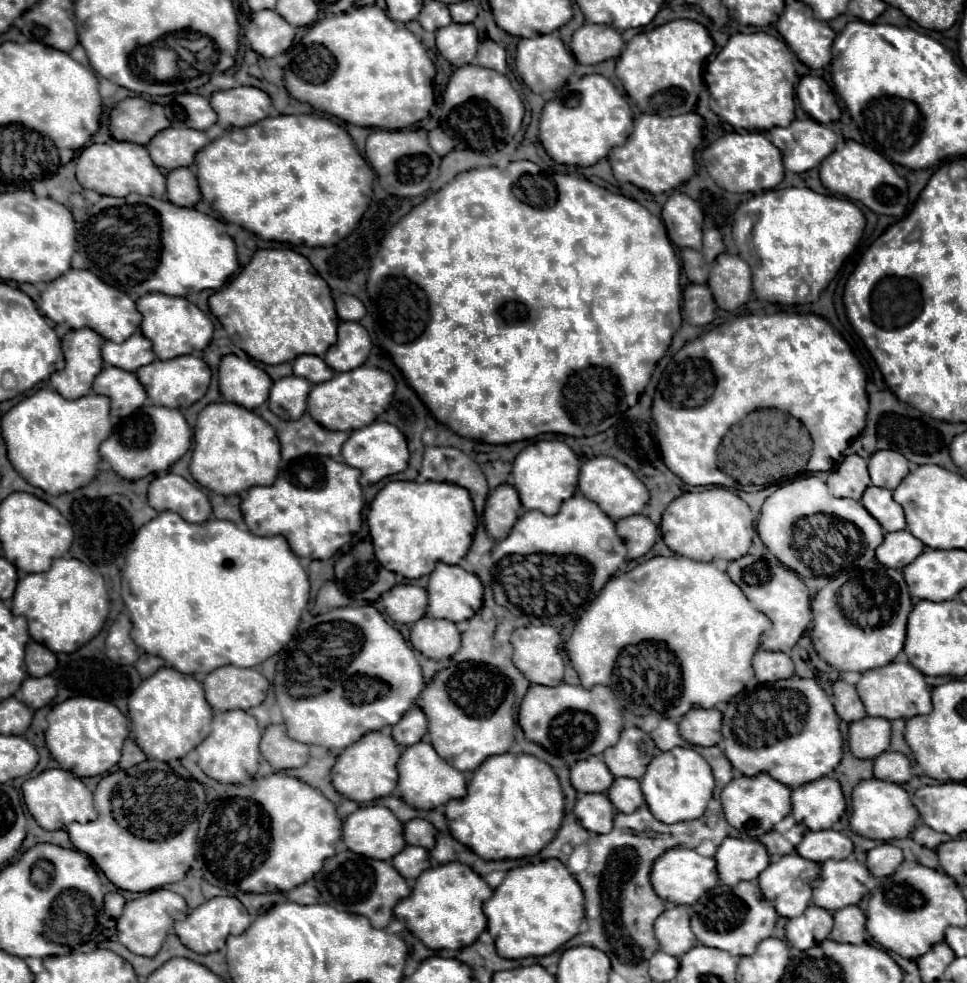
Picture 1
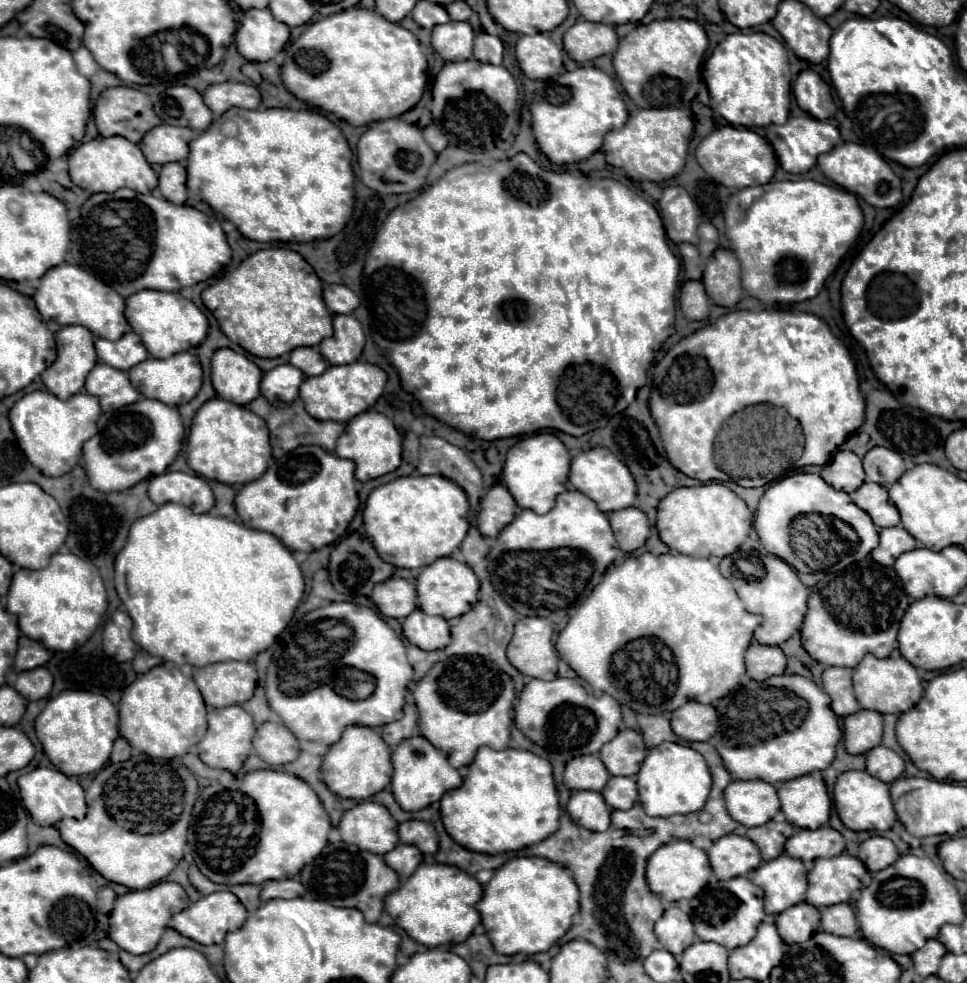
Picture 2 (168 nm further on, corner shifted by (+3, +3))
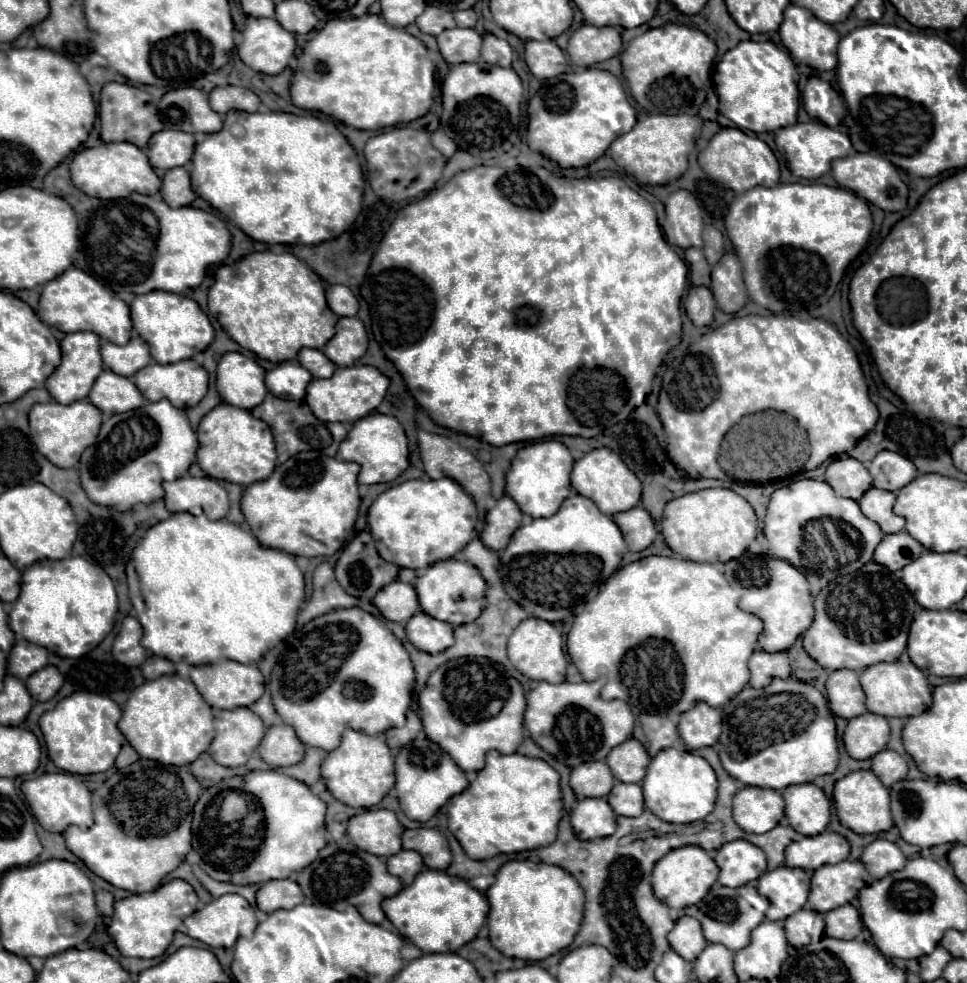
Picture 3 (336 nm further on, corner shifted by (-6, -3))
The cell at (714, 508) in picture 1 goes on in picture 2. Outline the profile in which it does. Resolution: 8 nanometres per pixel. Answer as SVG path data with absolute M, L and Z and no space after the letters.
M705 483L697 487L679 487L659 503L657 531L661 541L683 555L727 557L747 539L753 515L745 501L723 483Z

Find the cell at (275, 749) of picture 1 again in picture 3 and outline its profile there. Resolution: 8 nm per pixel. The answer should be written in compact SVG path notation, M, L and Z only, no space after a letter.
M284 723L268 727L268 731L256 751L270 767L296 765L304 757L302 741L296 737L294 729Z

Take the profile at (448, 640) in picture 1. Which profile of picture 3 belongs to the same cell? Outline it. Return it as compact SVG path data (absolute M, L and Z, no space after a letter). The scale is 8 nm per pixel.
M416 613L406 623L408 641L426 653L440 653L454 643L452 627L444 621L428 617L426 613Z

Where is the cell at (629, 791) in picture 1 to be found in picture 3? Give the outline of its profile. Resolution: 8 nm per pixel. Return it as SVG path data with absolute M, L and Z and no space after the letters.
M616 783L612 793L608 793L608 803L622 817L638 817L644 811L644 797L640 785Z

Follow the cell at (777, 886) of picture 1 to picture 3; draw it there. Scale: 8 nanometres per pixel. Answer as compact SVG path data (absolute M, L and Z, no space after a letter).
M782 865L780 869L762 873L756 889L770 901L766 919L782 921L804 907L810 893L810 877L804 869Z

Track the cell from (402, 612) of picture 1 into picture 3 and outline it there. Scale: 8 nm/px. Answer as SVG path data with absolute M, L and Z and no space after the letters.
M400 579L380 589L380 593L376 593L372 603L380 609L380 613L388 621L396 621L396 623L406 623L412 615L420 611L420 603L414 587L410 583L402 583Z

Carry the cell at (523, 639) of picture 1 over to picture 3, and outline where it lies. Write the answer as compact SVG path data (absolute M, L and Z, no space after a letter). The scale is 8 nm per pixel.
M526 619L522 621L516 631L512 633L512 637L508 639L508 657L510 663L528 679L532 681L548 681L548 683L562 683L566 679L566 655L562 649L562 635L560 631L544 621L544 619Z

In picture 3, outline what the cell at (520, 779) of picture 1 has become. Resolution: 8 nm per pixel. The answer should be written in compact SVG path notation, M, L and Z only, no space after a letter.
M490 751L486 755L484 769L478 771L478 777L468 785L468 789L448 801L448 829L472 859L488 859L496 853L520 853L550 845L556 839L560 817L560 775L546 761L532 759L520 753L502 755L498 751Z

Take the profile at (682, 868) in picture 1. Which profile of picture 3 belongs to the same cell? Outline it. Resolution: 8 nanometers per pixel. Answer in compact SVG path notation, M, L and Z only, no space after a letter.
M686 845L680 849L672 849L656 863L652 873L652 889L654 895L668 907L684 909L688 905L696 905L698 901L702 901L708 889L716 883L716 879L718 879L718 865L714 863L714 859L704 849L696 845Z

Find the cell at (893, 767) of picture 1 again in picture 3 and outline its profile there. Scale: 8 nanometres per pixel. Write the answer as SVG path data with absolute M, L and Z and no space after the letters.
M884 749L872 757L872 773L882 781L884 787L892 787L896 781L906 779L908 763L900 753Z

